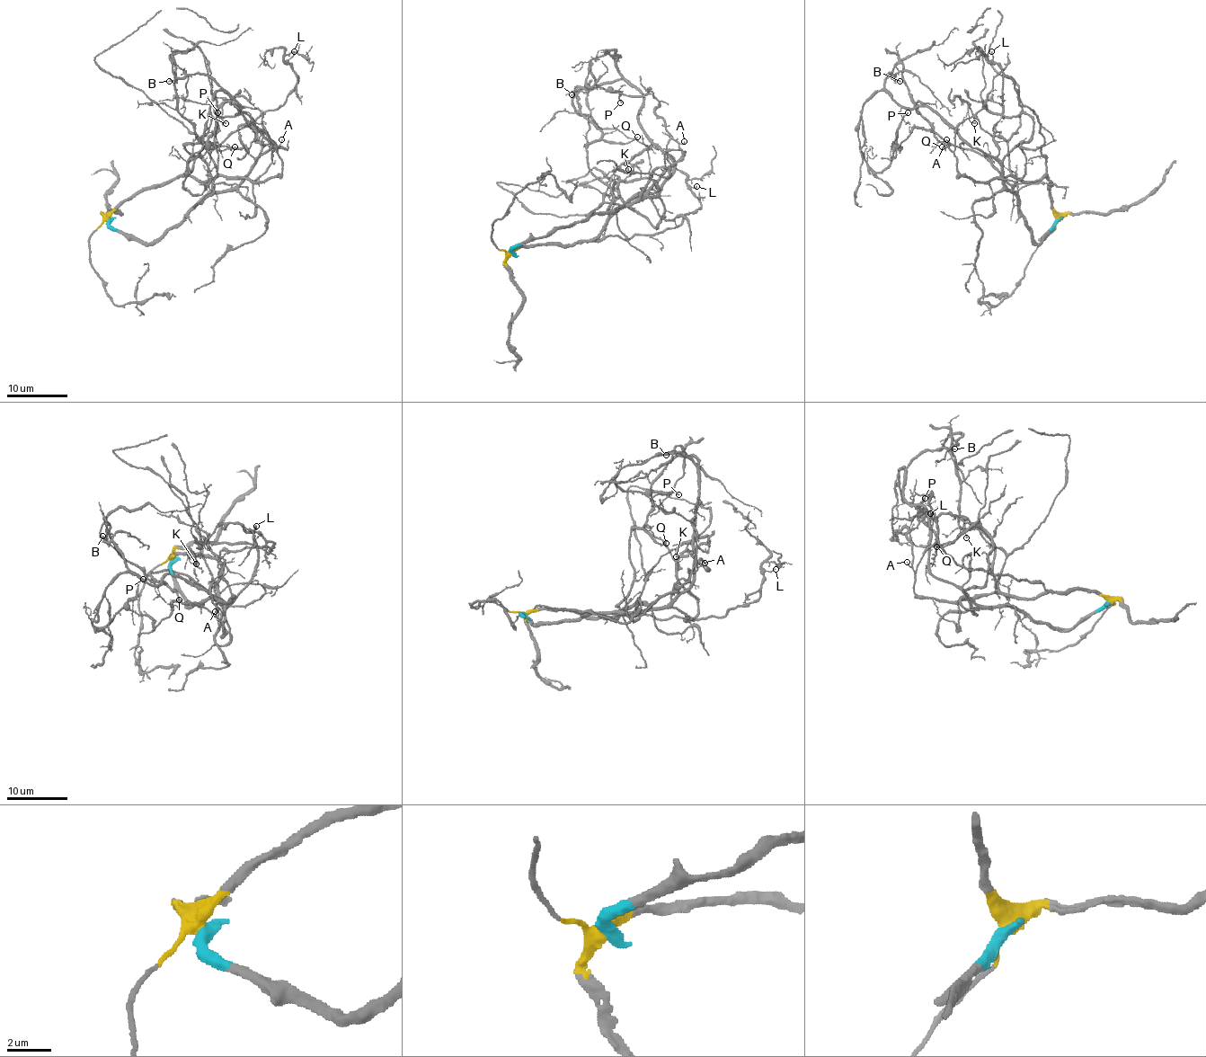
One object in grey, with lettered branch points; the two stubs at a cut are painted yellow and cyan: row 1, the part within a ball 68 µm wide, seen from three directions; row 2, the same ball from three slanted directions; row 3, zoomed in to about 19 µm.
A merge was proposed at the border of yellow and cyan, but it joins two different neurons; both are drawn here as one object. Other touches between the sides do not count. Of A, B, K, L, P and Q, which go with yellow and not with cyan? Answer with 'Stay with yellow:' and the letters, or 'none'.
Stay with yellow: A, K, L, Q

